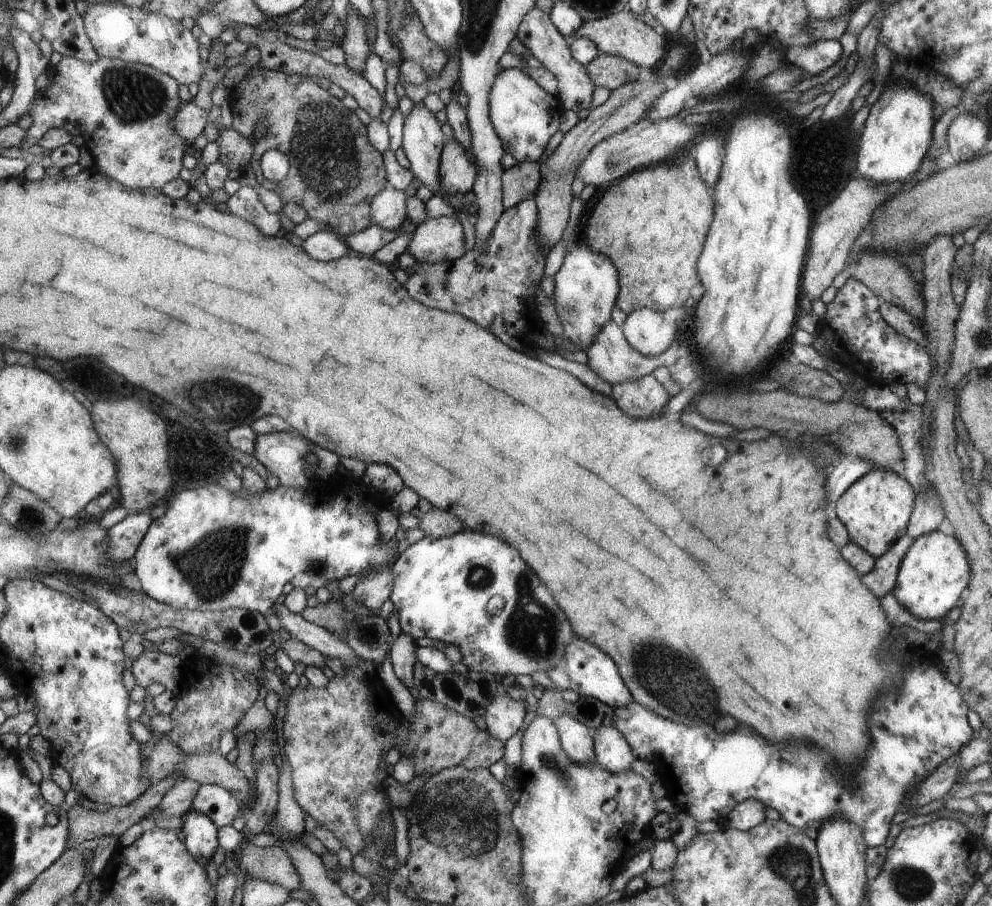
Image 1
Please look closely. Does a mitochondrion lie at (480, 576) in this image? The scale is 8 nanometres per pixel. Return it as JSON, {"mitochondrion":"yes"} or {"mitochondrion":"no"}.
{"mitochondrion":"yes"}

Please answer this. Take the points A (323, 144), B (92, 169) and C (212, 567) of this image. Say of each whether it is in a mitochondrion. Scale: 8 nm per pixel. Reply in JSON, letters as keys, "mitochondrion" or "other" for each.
{"A":"mitochondrion","B":"other","C":"mitochondrion"}

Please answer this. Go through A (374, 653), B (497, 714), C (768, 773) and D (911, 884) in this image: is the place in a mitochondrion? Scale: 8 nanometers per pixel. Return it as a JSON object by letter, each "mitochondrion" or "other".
{"A":"other","B":"other","C":"other","D":"mitochondrion"}

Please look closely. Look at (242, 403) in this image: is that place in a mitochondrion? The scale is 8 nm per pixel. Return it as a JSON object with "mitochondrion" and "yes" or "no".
{"mitochondrion":"yes"}

